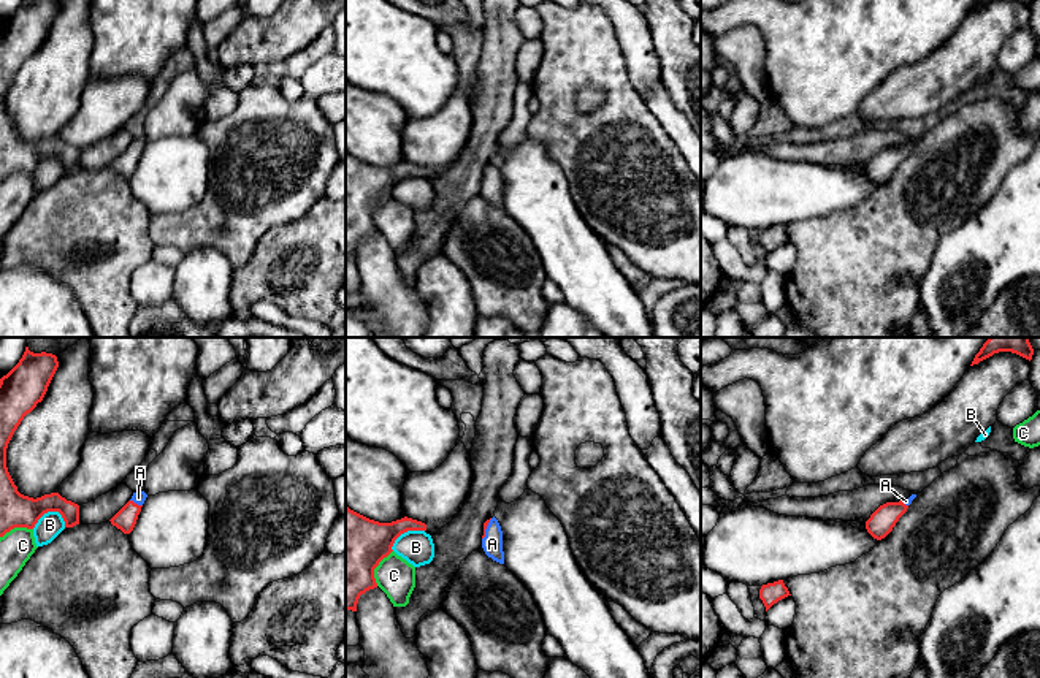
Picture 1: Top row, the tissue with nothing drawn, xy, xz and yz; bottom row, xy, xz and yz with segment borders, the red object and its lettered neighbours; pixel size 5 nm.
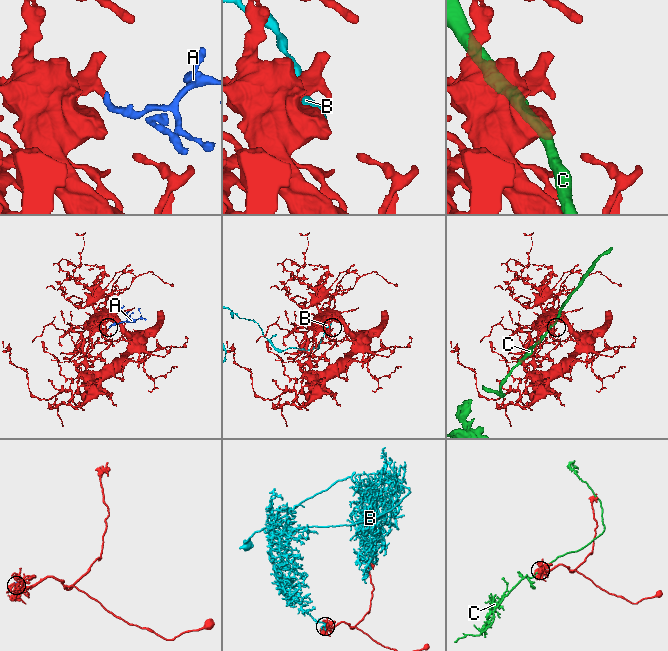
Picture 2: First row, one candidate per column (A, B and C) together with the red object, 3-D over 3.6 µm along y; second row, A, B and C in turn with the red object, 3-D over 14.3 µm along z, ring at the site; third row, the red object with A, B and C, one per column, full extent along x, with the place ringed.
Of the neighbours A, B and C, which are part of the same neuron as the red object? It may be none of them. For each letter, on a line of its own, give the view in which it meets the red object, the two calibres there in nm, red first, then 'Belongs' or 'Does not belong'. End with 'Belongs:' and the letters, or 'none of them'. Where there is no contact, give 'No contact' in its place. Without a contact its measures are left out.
A: Touches red in xy. Thickness 110 nm (red) against 70 nm. Belongs
B: Touches red in xy. Thickness 180 nm (red) against 120 nm. Does not belong
C: Touches red in xz. Thickness 360 nm (red) against 190 nm. Does not belong
Belongs: A

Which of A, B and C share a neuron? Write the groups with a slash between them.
A / B / C

